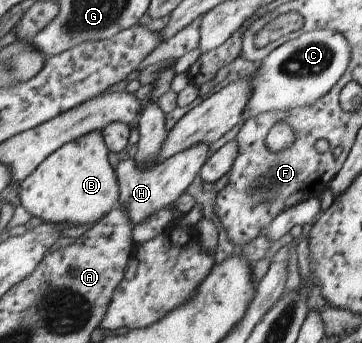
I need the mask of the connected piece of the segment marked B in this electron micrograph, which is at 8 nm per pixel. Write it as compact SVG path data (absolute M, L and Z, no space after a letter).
M100 131L66 143L46 157L36 170L20 182L20 202L31 216L54 227L79 227L98 223L118 207L120 189L116 173L109 163L109 150Z

